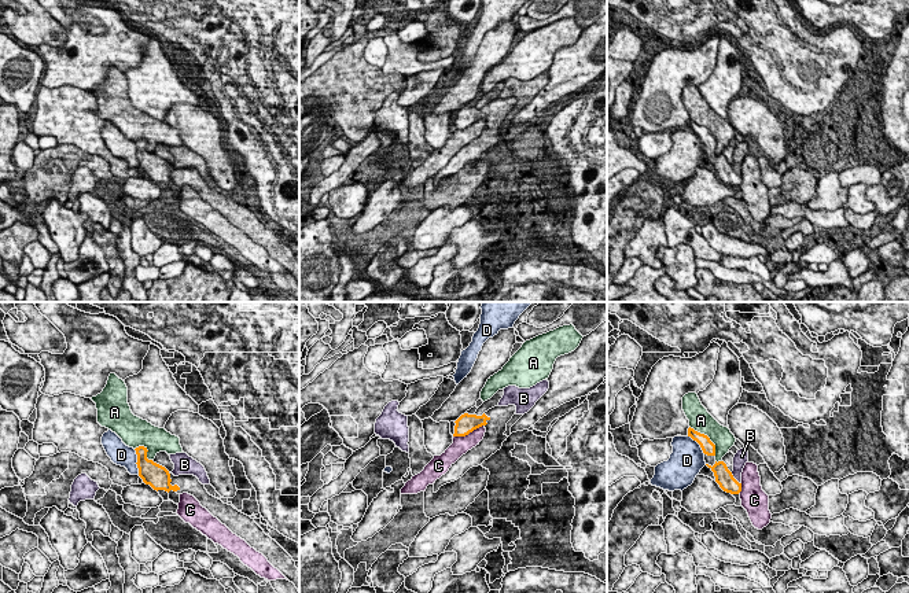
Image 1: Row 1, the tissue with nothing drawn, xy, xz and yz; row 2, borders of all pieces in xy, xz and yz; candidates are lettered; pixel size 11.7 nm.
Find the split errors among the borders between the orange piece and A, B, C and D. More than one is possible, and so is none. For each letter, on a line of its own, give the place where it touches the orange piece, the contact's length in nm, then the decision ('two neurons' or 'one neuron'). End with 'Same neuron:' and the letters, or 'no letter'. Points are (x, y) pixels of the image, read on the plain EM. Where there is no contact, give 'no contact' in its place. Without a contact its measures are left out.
A: contact yz (707, 129); length 460 nm; two neurons
B: contact yz (733, 170); length 190 nm; two neurons
C: contact xz (468, 125); length 400 nm; two neurons
D: contact xy (137, 154); length 320 nm; two neurons
Same neuron: no letter

